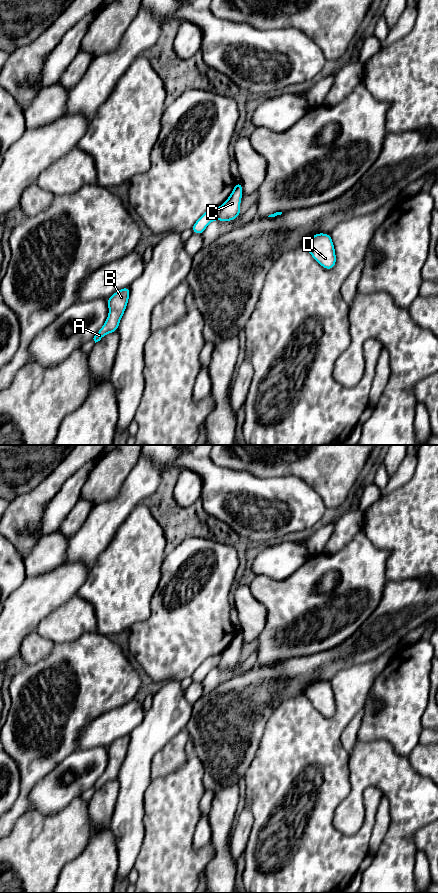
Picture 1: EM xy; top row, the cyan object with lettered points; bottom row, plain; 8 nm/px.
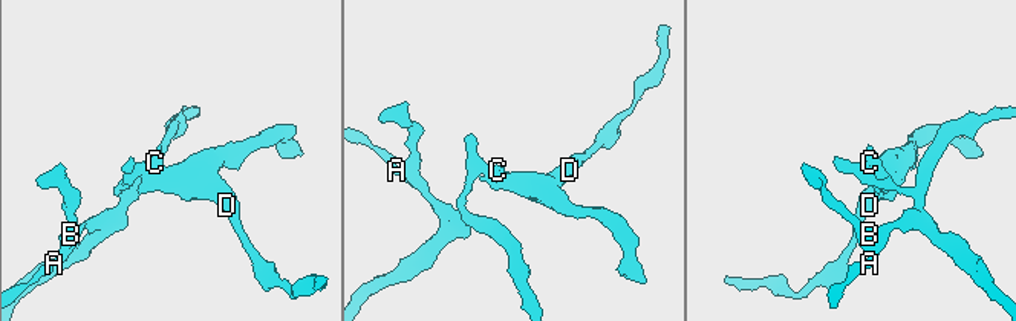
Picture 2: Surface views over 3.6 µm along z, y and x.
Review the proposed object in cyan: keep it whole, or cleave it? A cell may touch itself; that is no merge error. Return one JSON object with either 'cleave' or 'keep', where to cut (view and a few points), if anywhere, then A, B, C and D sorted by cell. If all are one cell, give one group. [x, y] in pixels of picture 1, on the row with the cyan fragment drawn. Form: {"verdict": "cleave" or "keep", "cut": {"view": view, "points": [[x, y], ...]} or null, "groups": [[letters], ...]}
{"verdict": "cleave", "cut": {"view": "xy", "points": [[221, 207], [215, 218]]}, "groups": [["A", "B"], ["C", "D"]]}

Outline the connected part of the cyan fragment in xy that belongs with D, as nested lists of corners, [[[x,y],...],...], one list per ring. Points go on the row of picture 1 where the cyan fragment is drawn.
[[[317,233],[302,245],[323,268],[331,270],[336,265],[336,253],[330,234]]]

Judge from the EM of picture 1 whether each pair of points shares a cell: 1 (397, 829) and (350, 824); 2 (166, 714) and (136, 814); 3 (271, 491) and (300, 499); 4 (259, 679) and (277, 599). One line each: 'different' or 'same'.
1: same
2: same
3: same
4: different

